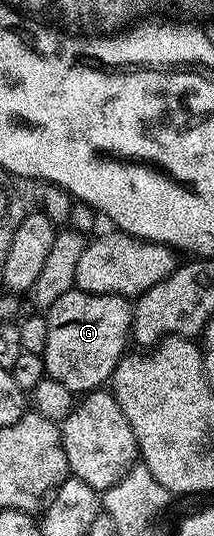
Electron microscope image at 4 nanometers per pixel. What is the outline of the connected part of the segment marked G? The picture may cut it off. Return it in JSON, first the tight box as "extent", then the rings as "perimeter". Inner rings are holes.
{"extent":[42,289,134,395],"perimeter":[[[69,289],[45,314],[48,323],[48,343],[44,347],[42,361],[46,365],[46,376],[64,383],[75,395],[85,395],[111,380],[114,368],[118,366],[127,352],[126,341],[131,340],[134,324],[134,310],[127,298],[118,293],[81,293],[78,289]]]}

